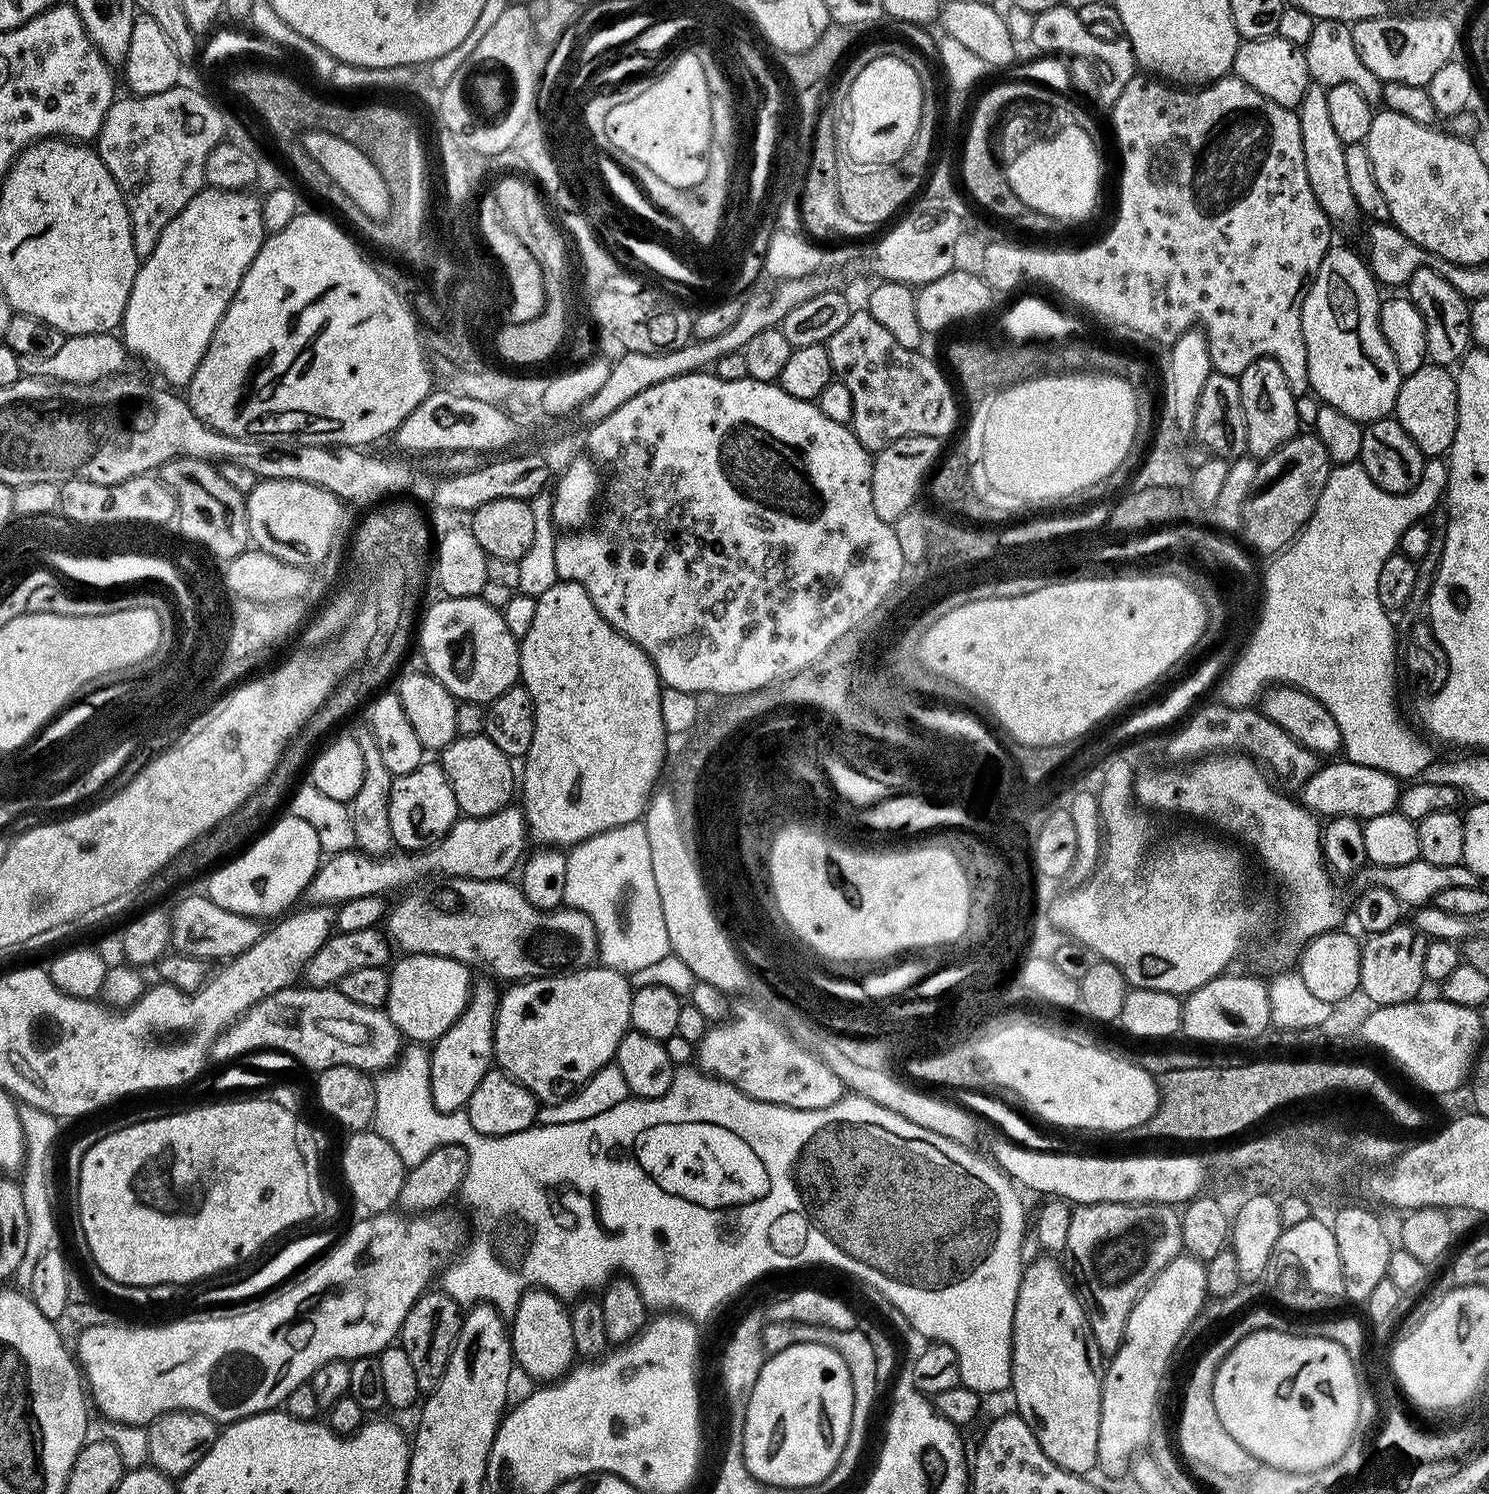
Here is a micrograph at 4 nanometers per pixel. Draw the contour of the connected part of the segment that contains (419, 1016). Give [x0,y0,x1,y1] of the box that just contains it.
[386,954,474,1042]

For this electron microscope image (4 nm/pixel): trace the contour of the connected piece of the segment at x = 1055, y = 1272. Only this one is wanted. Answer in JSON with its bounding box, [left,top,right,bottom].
[1010,1256,1103,1475]

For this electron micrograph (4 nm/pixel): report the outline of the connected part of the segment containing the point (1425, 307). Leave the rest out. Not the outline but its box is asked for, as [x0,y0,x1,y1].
[1406,266,1472,366]

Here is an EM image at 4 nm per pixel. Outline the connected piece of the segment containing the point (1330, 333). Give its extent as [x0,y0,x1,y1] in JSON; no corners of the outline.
[1301,246,1402,426]

